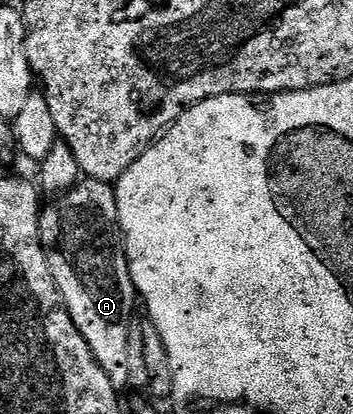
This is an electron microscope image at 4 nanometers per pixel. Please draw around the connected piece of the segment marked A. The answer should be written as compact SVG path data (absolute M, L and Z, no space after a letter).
M87 178L78 182L72 190L66 190L62 196L54 199L55 206L44 205L39 215L39 235L43 245L52 255L59 254L63 262L71 262L71 266L52 265L53 280L63 298L73 324L77 324L77 332L85 336L97 364L105 368L109 380L116 388L126 387L131 380L129 372L129 332L131 319L136 317L135 302L137 291L131 279L131 269L127 263L127 248L123 240L123 229L119 223L117 212L117 196L114 185L110 182L99 182L95 178Z

